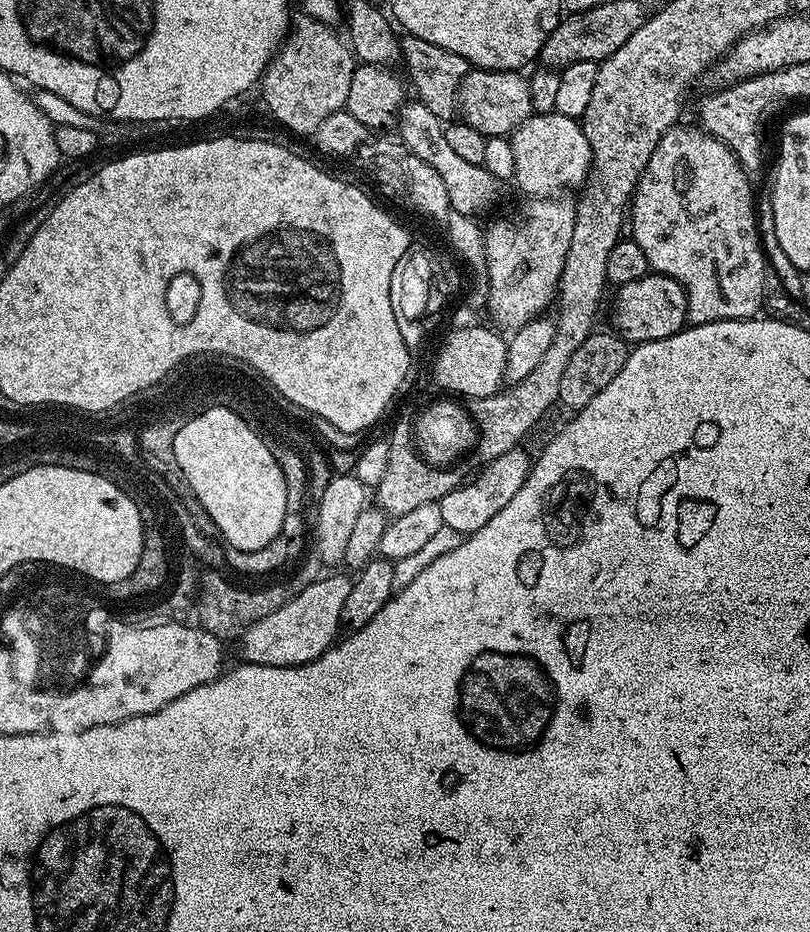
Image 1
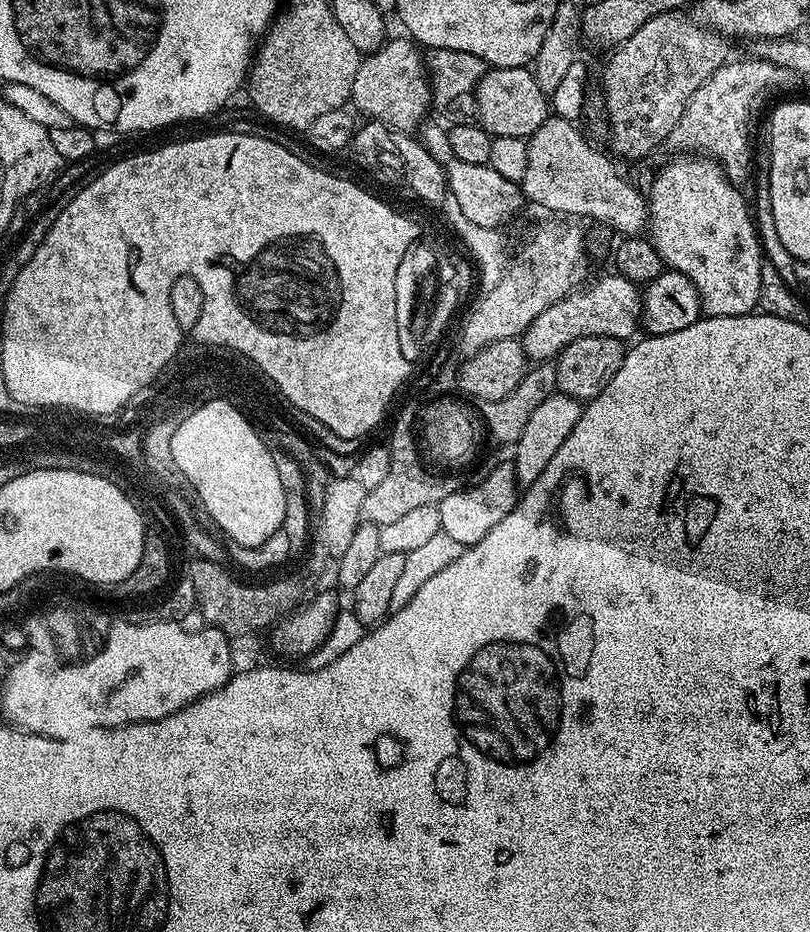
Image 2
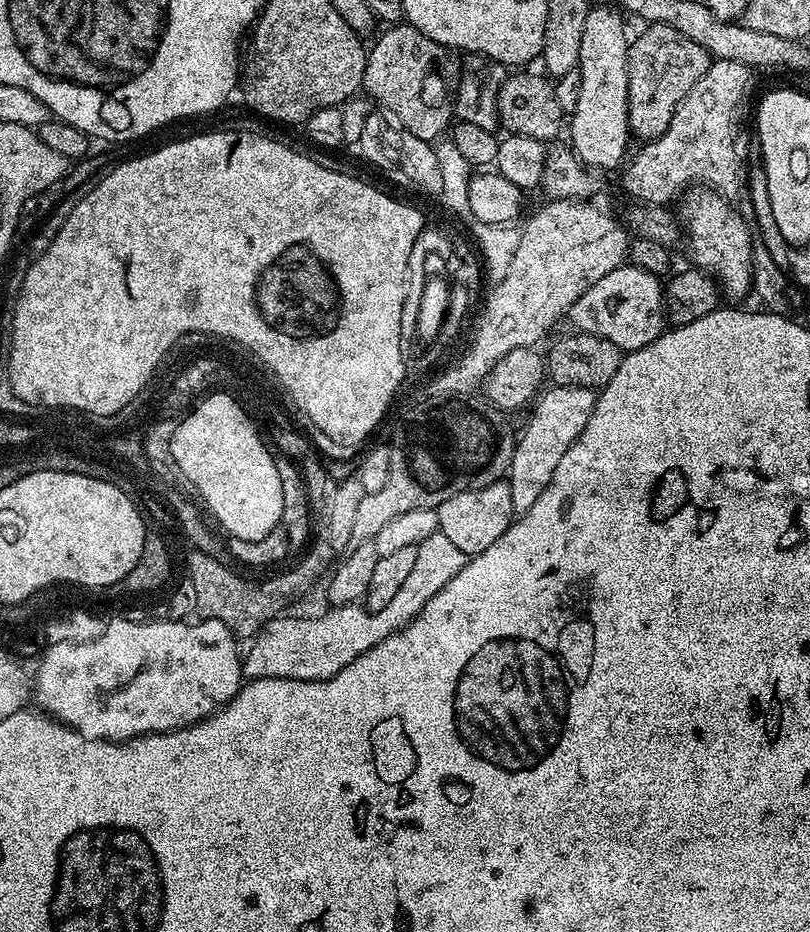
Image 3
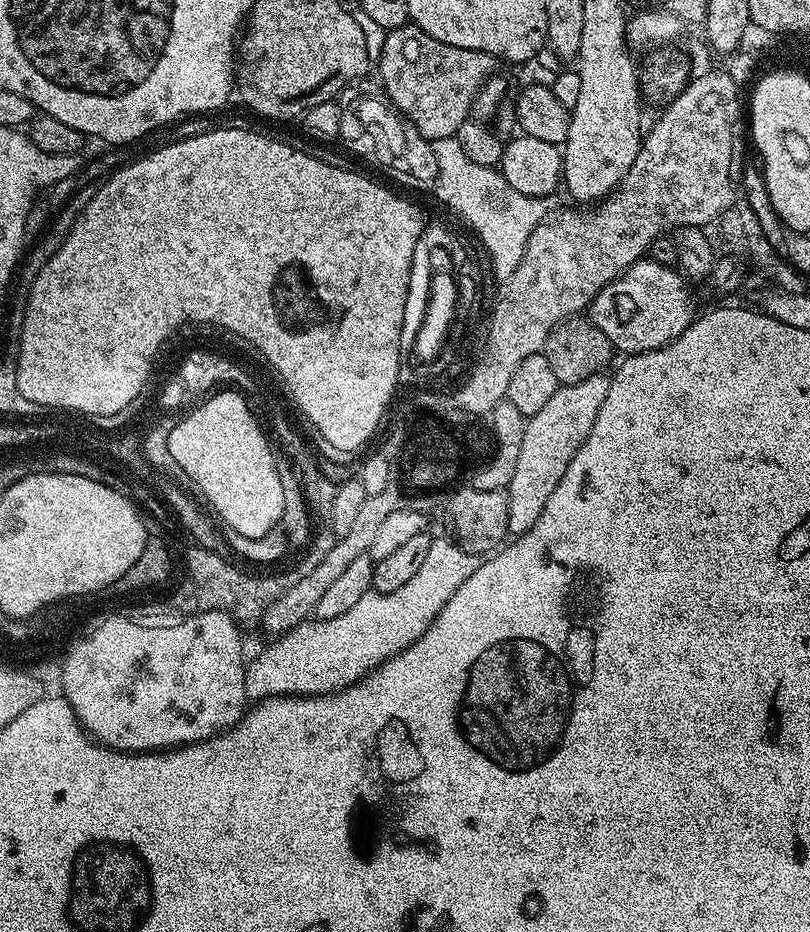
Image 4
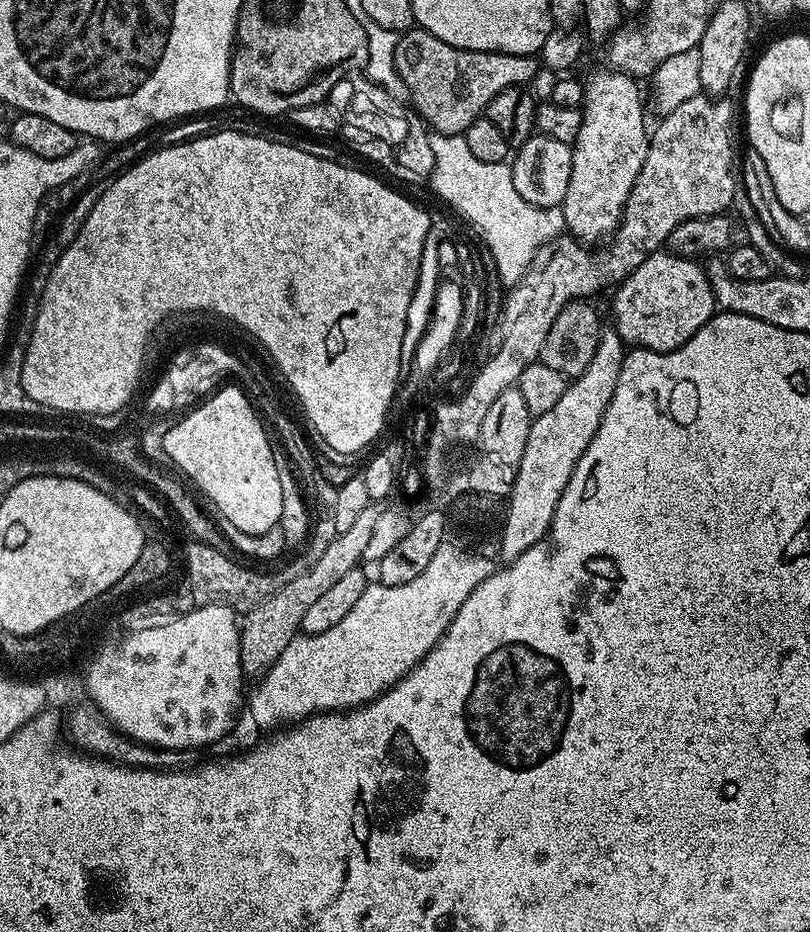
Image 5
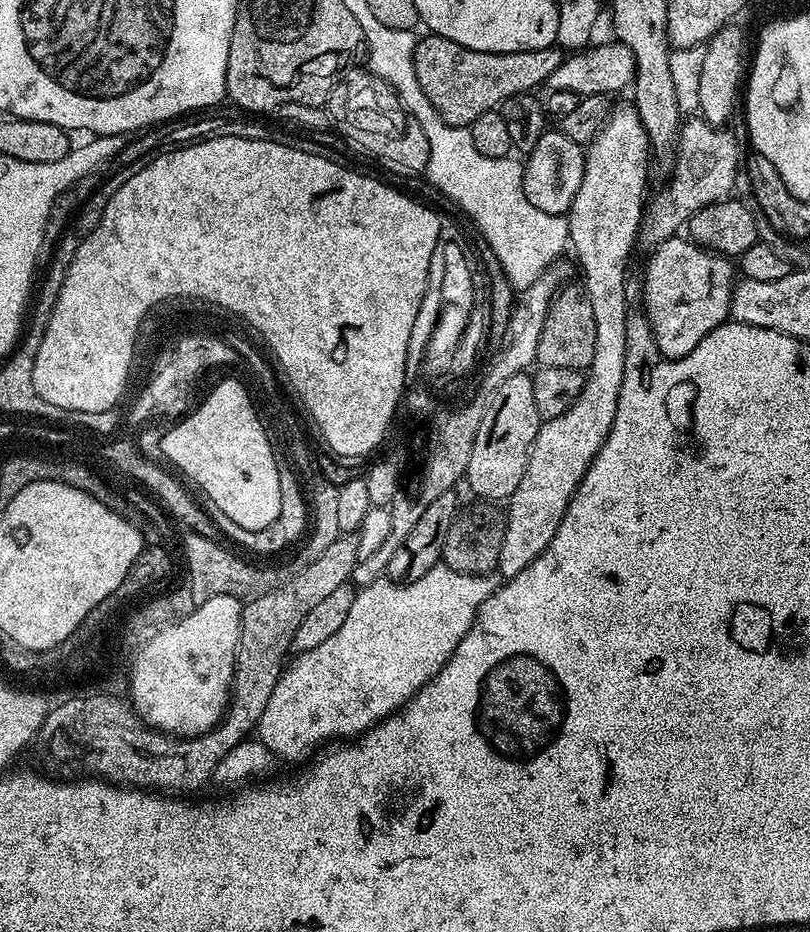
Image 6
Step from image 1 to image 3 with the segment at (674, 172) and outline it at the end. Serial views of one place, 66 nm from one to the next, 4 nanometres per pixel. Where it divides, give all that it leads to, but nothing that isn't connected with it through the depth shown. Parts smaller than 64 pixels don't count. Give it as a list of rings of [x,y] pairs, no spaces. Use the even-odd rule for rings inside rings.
[[[711,190],[689,191],[679,201],[679,204],[680,212],[678,210],[678,220],[682,225],[683,231],[685,233],[688,231],[688,236],[692,244],[690,250],[692,254],[691,263],[699,268],[700,271],[707,272],[709,277],[718,285],[719,291],[723,295],[725,292],[732,299],[729,301],[740,302],[740,299],[744,295],[749,295],[752,292],[752,245],[754,243],[754,236],[752,237],[748,233],[748,228],[750,228],[749,221],[745,220],[733,205],[731,208],[728,205],[731,203],[725,197],[718,196]]]

